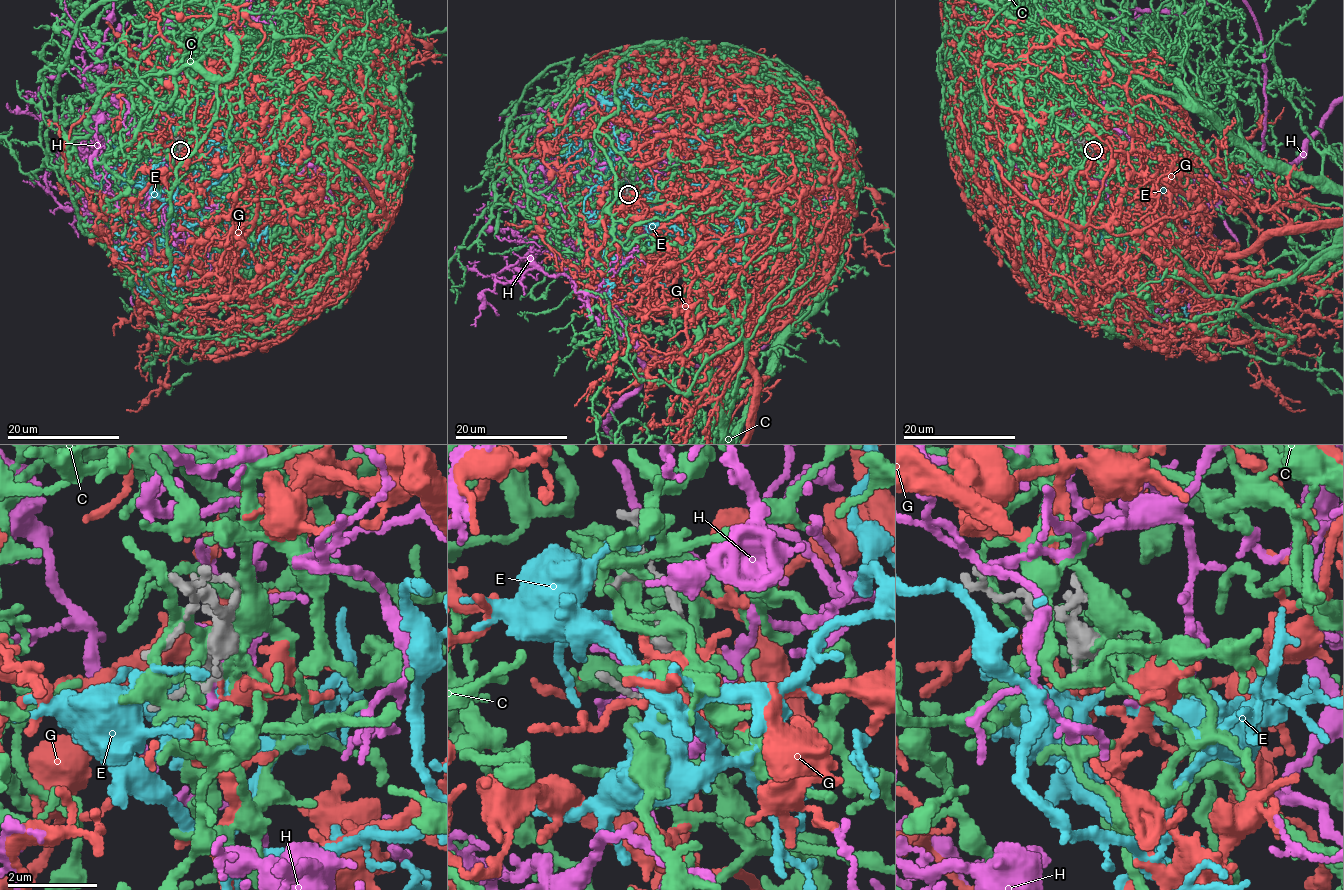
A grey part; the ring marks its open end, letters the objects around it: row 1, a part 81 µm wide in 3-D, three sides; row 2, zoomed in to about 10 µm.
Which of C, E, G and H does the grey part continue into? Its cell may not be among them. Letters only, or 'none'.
G

